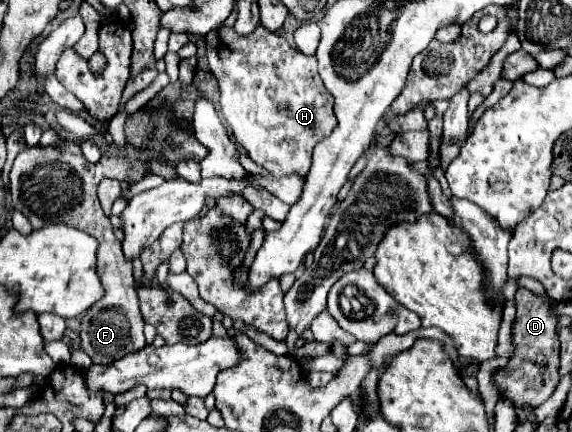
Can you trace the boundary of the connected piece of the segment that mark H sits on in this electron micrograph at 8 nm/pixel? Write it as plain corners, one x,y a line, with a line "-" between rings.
221,25
205,35
207,43
207,59
209,69
219,81
221,89
221,115
233,131
233,137
247,149
249,157
265,167
273,177
285,175
301,175
305,177
311,167
311,153
313,147
325,139
337,125
333,113
333,95
321,83
317,71
317,57
303,55
297,47
289,45
277,33
267,29
255,29
249,35
239,35
233,27

